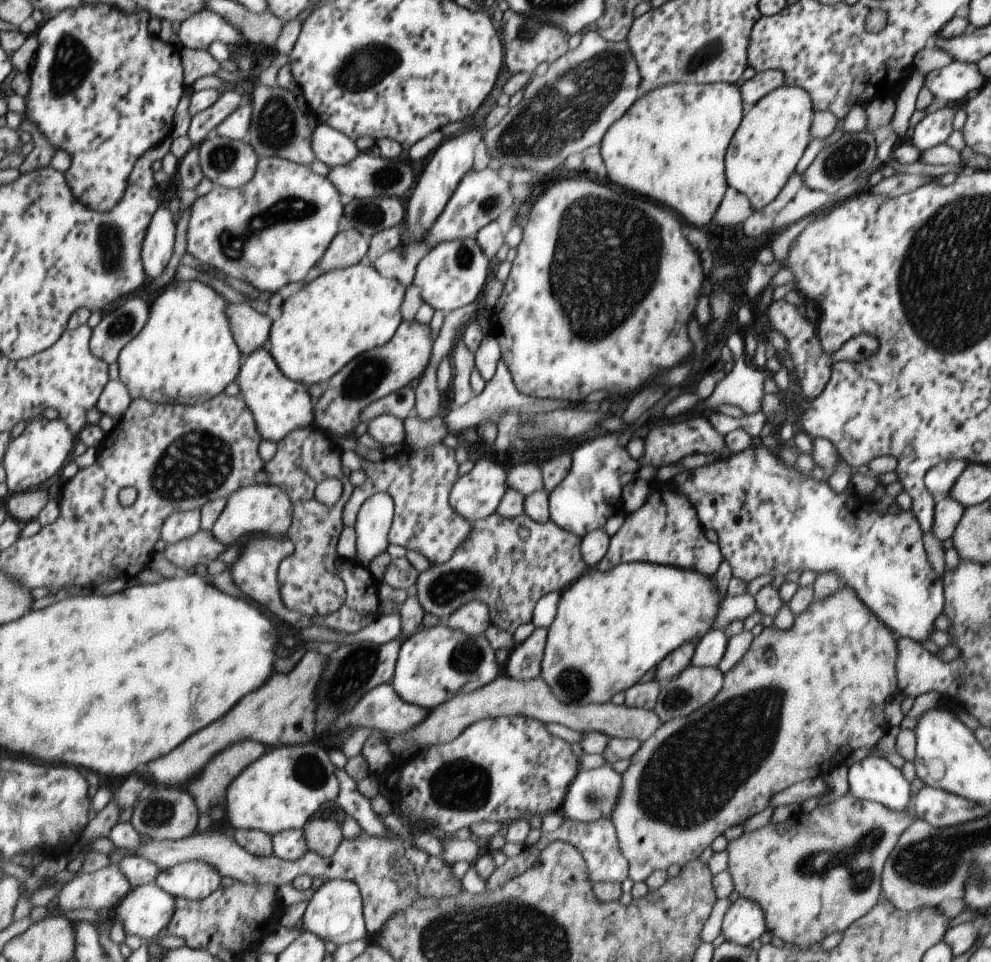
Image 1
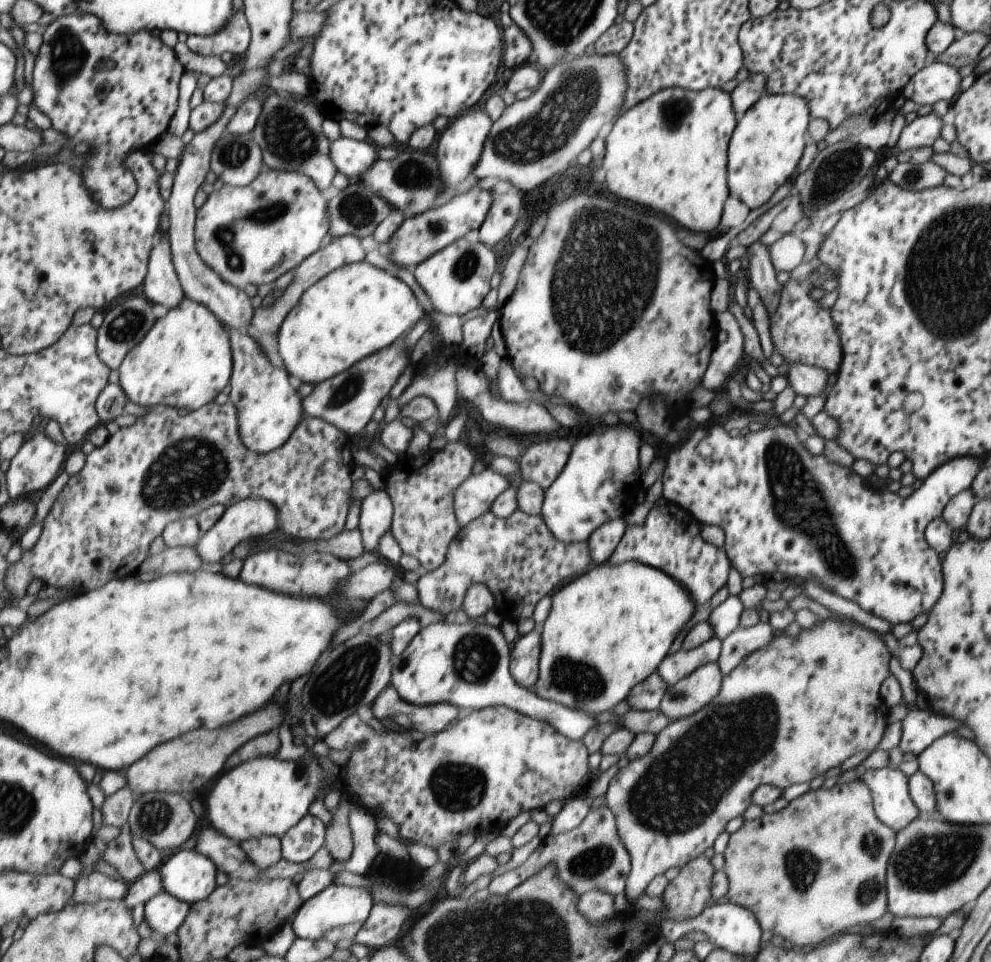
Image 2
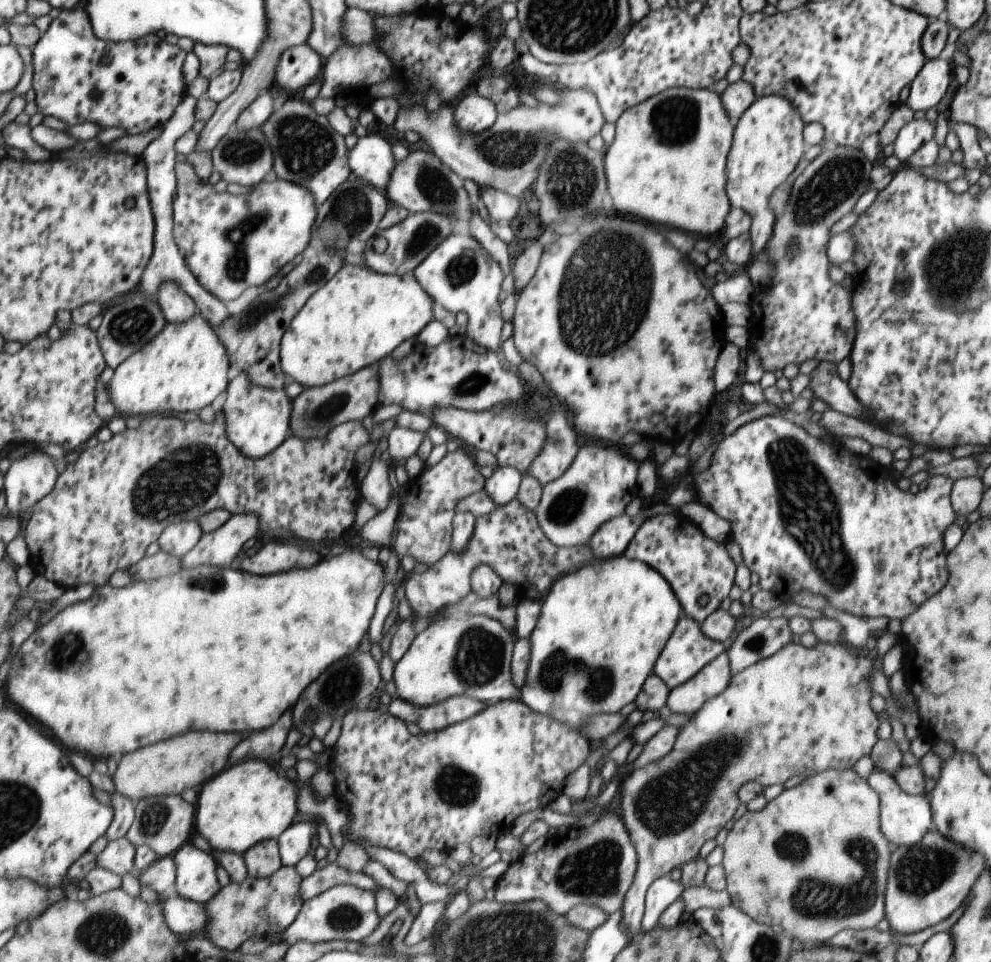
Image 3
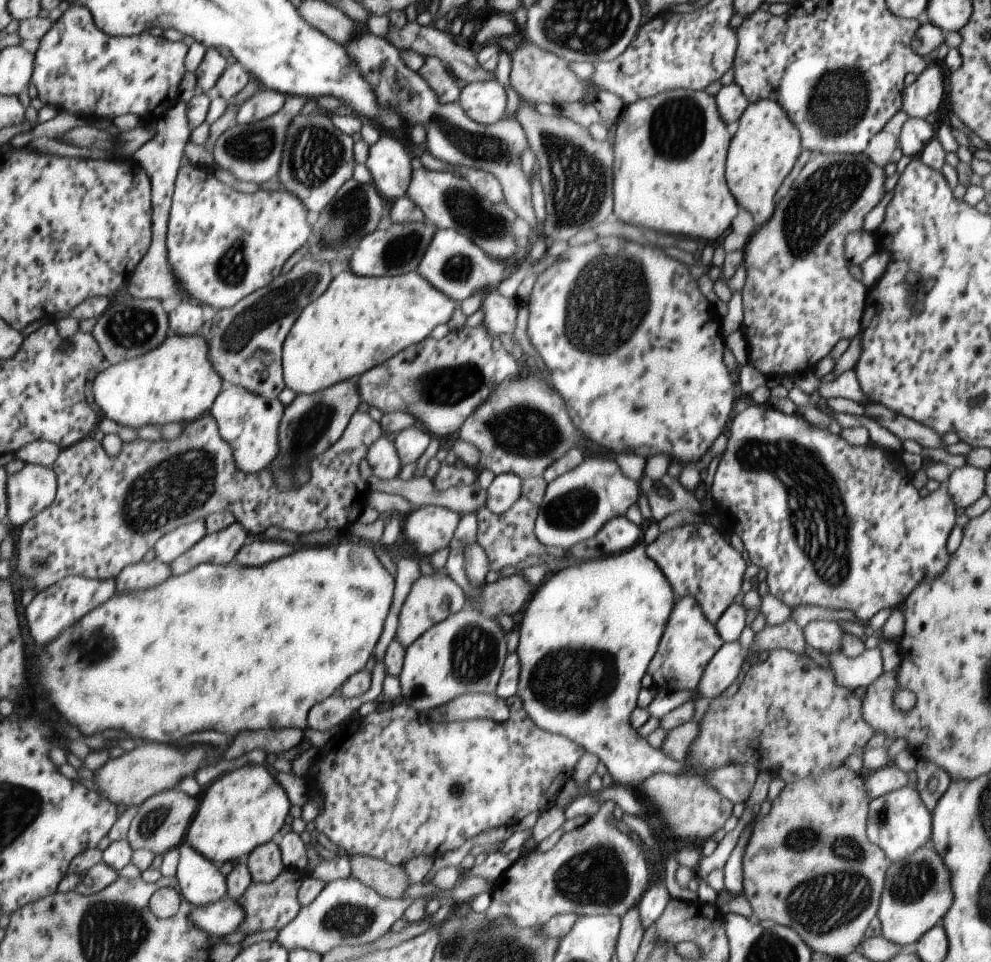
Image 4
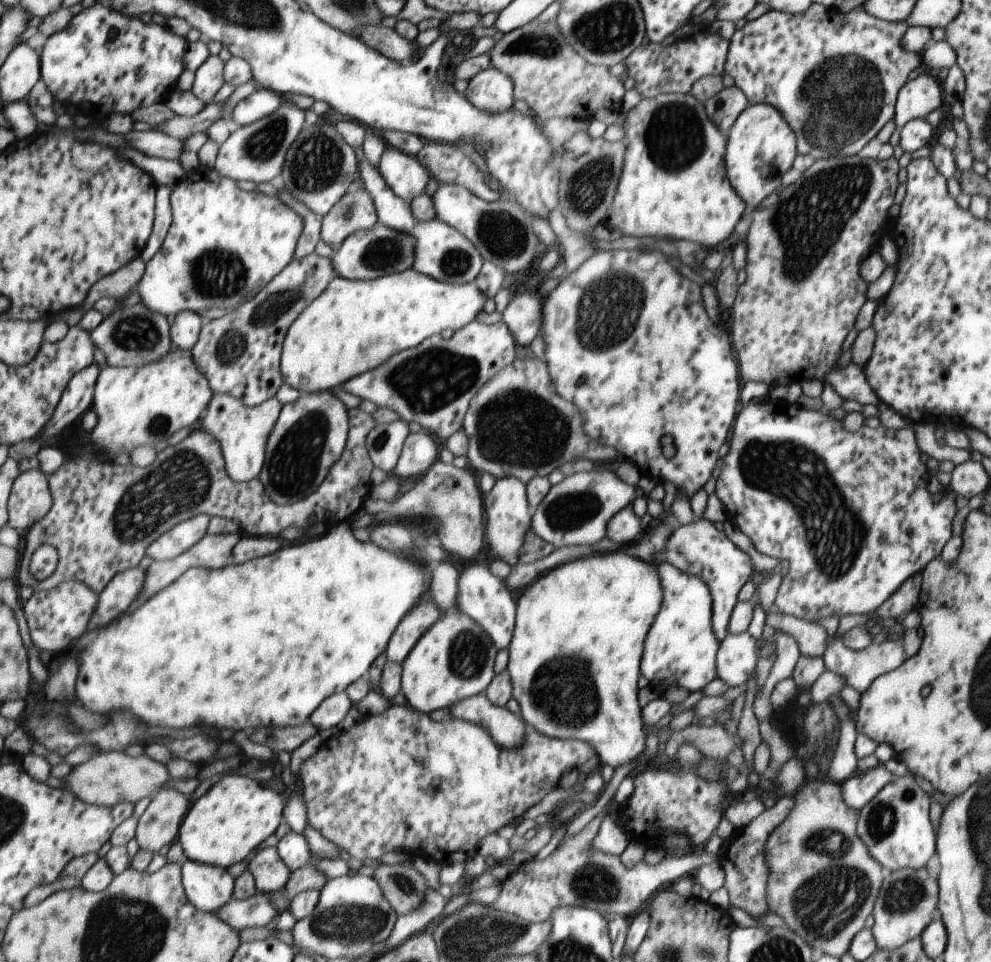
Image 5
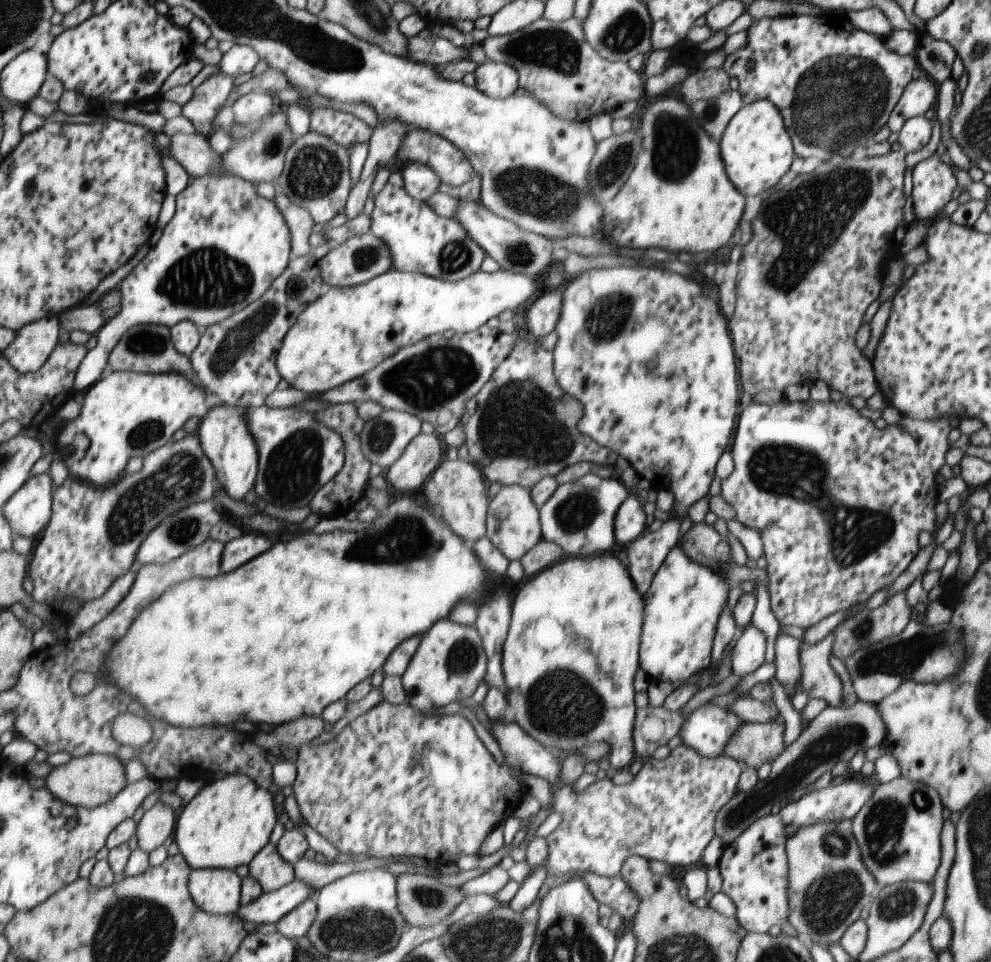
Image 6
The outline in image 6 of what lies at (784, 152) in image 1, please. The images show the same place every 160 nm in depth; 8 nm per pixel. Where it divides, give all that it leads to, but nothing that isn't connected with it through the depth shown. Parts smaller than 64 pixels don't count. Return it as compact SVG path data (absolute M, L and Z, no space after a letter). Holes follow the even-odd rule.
M761 99L748 105L744 103L725 126L721 140L725 174L744 198L765 193L765 190L775 186L793 160L791 139L786 134L782 116L769 100Z

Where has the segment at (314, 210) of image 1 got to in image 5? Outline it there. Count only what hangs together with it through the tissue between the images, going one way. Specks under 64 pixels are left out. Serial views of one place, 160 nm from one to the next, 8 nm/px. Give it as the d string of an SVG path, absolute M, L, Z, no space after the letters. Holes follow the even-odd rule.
M217 168L212 170L194 170L190 175L185 175L177 184L175 184L172 194L172 225L168 232L167 238L163 246L158 250L157 254L146 264L146 271L137 286L137 290L142 298L141 302L145 303L147 308L155 312L169 316L172 314L177 316L183 311L198 312L203 318L209 320L218 319L230 312L236 311L243 303L246 303L250 298L257 296L280 272L283 272L295 256L295 248L297 242L303 234L303 220L301 216L283 204L276 196L261 193L256 190L243 191L237 186L236 180L229 177L224 177Z

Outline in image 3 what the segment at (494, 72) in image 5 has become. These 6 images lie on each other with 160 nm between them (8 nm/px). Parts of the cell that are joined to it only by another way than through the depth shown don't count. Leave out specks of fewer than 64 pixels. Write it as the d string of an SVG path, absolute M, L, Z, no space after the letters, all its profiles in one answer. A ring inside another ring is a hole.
M469 92L453 108L454 120L461 133L479 134L493 126L497 118L497 108L489 98L480 97L478 93Z

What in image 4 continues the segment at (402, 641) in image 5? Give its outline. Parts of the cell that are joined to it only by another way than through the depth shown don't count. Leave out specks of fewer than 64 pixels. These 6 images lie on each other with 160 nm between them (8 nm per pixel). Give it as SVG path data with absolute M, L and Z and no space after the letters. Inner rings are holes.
M443 570L437 571L434 575L419 575L411 583L409 592L400 606L397 628L393 639L405 648L430 626L441 622L451 613L459 612L464 604L466 604L464 592Z

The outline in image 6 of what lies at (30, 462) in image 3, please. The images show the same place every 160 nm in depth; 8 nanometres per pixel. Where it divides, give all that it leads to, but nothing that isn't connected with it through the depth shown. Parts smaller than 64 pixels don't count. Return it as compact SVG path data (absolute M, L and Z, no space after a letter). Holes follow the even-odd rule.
M49 471L31 477L2 508L14 536L39 539L54 510L55 484Z

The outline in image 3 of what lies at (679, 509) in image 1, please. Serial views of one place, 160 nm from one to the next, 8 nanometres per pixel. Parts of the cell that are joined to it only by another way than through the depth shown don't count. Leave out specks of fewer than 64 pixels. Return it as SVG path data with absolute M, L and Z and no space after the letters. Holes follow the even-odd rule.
M656 509L653 510L655 514L649 518L649 520L645 520L639 525L639 528L633 538L629 546L627 546L625 552L623 552L623 556L630 558L631 560L640 560L643 561L645 564L649 564L651 568L657 568L657 571L670 583L670 587L677 593L678 599L682 603L683 612L687 617L695 620L696 622L700 623L702 620L705 620L707 617L710 616L711 612L719 606L719 602L729 594L729 588L731 588L731 584L733 584L733 574L735 574L735 566L733 566L733 562L729 560L729 556L727 556L727 552L725 552L725 548L723 548L723 544L719 544L719 542L711 540L707 538L698 528L695 528L695 525L683 514L680 514L679 511L675 513L665 513L665 514L657 514ZM700 596L707 596L707 602L705 604L699 604L699 597Z

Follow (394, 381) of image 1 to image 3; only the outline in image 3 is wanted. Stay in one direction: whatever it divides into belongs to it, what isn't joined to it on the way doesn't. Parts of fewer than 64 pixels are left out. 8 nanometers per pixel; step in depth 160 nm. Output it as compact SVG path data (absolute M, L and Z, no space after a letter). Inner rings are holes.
M379 362L325 386L306 388L293 400L294 412L290 424L293 434L304 439L318 439L326 437L335 427L349 420L361 422L377 402L380 390L377 364Z

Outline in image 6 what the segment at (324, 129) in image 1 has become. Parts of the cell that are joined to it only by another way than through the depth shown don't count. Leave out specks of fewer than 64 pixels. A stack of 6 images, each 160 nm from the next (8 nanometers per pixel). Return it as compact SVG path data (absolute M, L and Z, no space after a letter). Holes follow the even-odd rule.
M405 162L399 174L407 194L418 201L429 198L437 191L440 183L438 176L428 166L421 163Z

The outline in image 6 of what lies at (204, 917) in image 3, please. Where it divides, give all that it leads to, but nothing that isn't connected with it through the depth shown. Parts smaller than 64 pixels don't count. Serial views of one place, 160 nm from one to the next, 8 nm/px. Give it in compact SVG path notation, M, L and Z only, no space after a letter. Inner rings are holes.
M295 879L291 884L278 891L261 895L251 904L242 904L235 915L243 920L255 922L256 925L270 922L277 925L284 916L295 910L305 899L316 898L317 892L319 891L315 891L306 882Z

